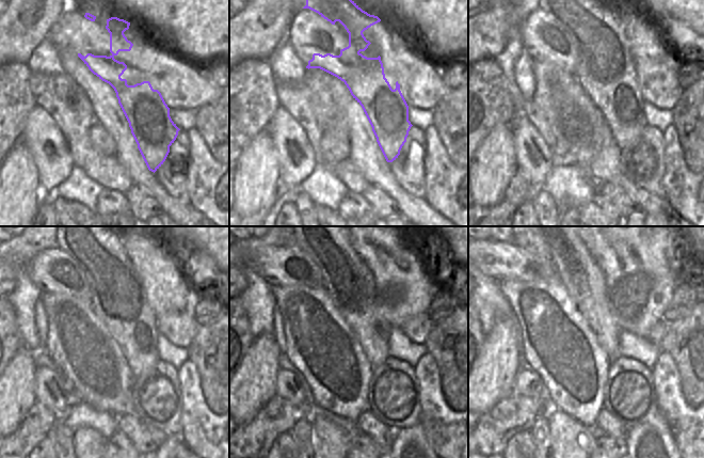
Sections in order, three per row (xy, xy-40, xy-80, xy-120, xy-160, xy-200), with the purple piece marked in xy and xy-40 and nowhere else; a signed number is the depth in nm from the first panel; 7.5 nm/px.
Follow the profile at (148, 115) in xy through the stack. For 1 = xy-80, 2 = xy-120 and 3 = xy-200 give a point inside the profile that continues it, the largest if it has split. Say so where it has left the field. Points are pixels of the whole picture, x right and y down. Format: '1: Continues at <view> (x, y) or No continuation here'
1: Continues at xy-80 (602, 78)
2: Continues at xy-120 (125, 317)
3: Continues at xy-200 (585, 282).

